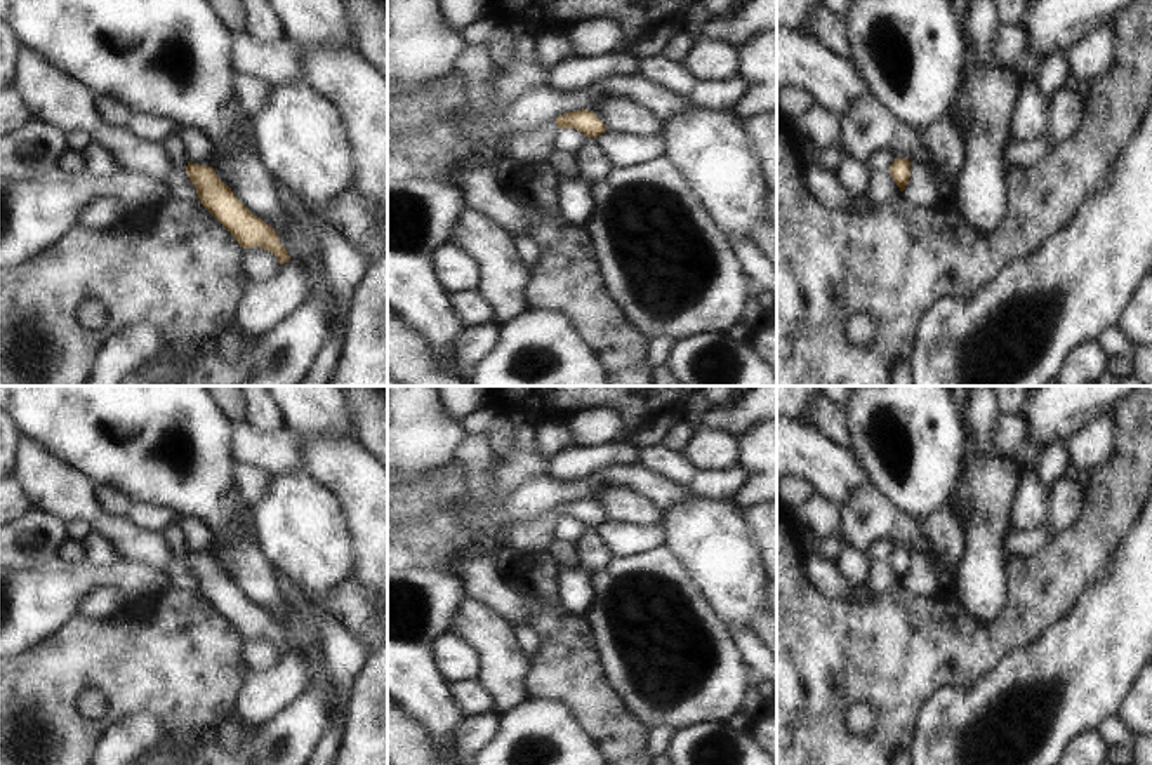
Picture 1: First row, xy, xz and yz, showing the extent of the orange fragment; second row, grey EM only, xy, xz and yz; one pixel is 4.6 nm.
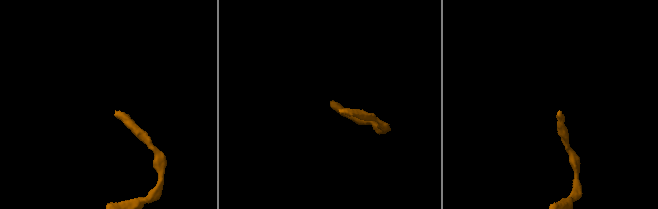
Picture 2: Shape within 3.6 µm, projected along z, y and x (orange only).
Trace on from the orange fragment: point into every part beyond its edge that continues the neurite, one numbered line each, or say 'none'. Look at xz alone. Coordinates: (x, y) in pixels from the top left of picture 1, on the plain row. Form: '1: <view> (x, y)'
1: xz (529, 536)

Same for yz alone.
none

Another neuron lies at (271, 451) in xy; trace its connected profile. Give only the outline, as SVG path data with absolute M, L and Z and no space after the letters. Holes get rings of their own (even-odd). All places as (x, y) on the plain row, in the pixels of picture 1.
M247 419L229 422L231 459L268 473L301 469L299 442L294 431L262 431Z

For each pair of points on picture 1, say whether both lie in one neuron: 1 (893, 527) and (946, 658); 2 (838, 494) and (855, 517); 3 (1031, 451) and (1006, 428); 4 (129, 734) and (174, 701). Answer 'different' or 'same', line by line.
1: different
2: different
3: same
4: different

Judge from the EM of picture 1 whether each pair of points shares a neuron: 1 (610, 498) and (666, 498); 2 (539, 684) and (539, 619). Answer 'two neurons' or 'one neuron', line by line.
1: two neurons
2: one neuron

